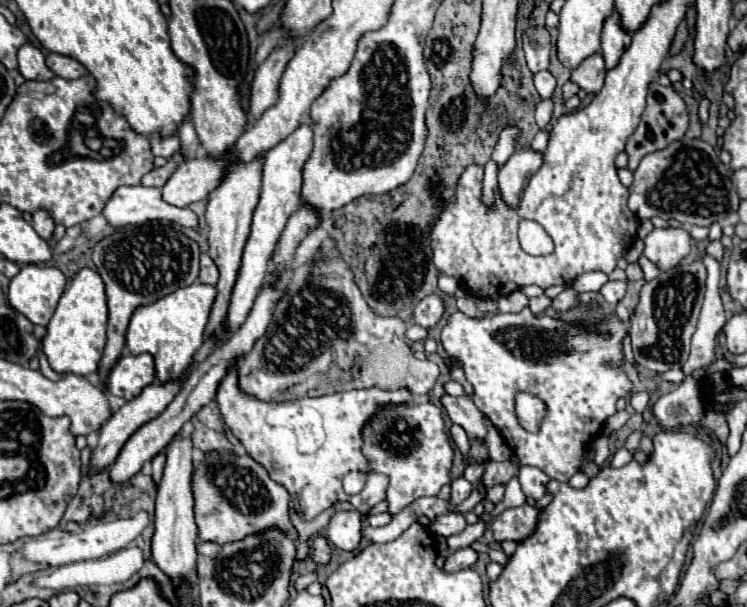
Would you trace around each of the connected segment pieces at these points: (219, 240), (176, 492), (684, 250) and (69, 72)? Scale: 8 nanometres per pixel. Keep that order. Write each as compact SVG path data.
M258 158L250 164L236 162L230 168L230 172L226 174L224 182L208 196L208 208L206 208L206 222L210 226L210 234L208 234L210 250L208 250L208 254L212 256L214 264L220 270L220 280L216 284L218 296L216 296L212 312L210 312L210 322L208 322L208 328L206 328L206 336L212 336L212 334L220 336L220 332L222 332L226 308L228 308L228 302L230 302L230 292L232 292L232 286L234 286L238 270L240 270L240 258L242 258L246 238L250 234L252 212L258 204L260 174L262 174L262 158Z
M188 438L180 442L172 442L172 448L166 450L166 468L162 482L158 486L158 498L156 498L156 532L152 538L152 560L174 580L178 578L192 578L194 564L196 564L196 538L198 538L198 526L194 526L194 494L192 494L192 442Z
M654 228L644 244L644 256L658 264L660 270L670 270L690 252L692 236L686 228Z
M48 54L46 64L60 78L80 78L88 74L88 70L78 60L62 56L62 54Z

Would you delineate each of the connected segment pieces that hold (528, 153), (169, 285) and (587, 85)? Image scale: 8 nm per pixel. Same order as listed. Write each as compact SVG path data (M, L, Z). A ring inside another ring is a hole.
M520 148L508 158L508 162L500 168L498 174L498 190L506 204L510 206L518 204L530 176L540 170L542 162L544 154L532 148Z
M164 222L126 226L114 232L112 236L102 238L94 246L92 260L106 284L108 310L110 310L108 342L98 366L98 376L102 384L106 384L106 374L110 374L110 366L114 366L114 362L118 362L118 358L122 356L122 350L126 346L128 322L134 310L138 306L152 304L178 288L194 284L198 278L198 256L200 256L198 244Z
M602 52L586 58L570 76L570 80L576 82L588 94L596 94L604 86L604 78L606 78L606 66L602 62Z

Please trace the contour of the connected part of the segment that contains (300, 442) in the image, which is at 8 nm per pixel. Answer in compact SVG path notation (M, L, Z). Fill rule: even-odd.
M236 366L226 374L226 378L220 382L216 402L220 408L220 414L226 422L226 426L232 430L232 434L242 442L246 448L246 454L252 456L260 466L264 466L274 482L284 486L288 494L292 496L294 510L300 514L304 522L314 520L320 512L324 512L332 502L336 500L348 500L352 506L368 514L378 502L386 498L388 478L386 474L374 474L370 470L370 464L366 462L366 456L362 454L362 430L366 422L370 422L376 414L380 414L388 406L404 406L414 400L414 394L410 390L348 390L348 392L336 392L320 398L302 398L302 400L290 400L290 402L260 402L256 398L246 396L238 390L238 378L236 378ZM358 470L366 474L366 486L360 494L348 496L342 488L342 478L350 472Z

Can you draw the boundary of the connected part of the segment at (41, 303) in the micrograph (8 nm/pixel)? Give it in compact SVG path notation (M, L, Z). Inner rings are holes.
M26 264L10 280L8 300L32 324L48 326L64 286L66 276L56 266Z

